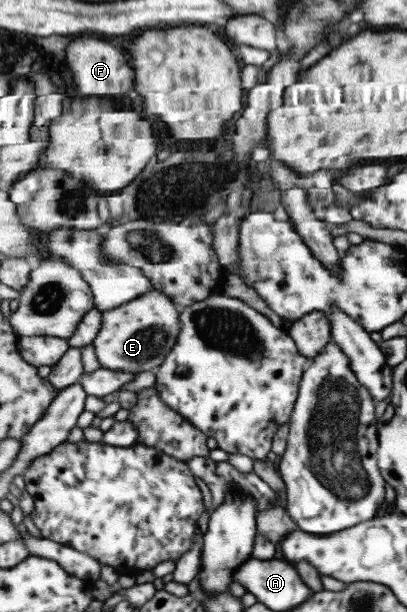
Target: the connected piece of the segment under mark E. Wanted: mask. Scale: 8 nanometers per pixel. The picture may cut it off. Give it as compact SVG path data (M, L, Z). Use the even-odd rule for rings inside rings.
M158 289L103 313L102 326L93 346L101 367L124 372L155 371L177 346L182 330L180 307Z

